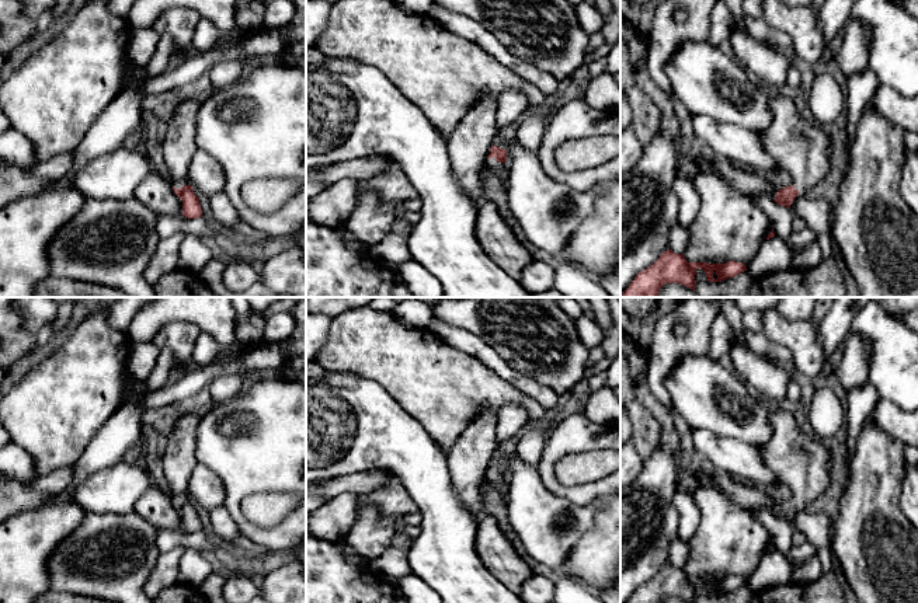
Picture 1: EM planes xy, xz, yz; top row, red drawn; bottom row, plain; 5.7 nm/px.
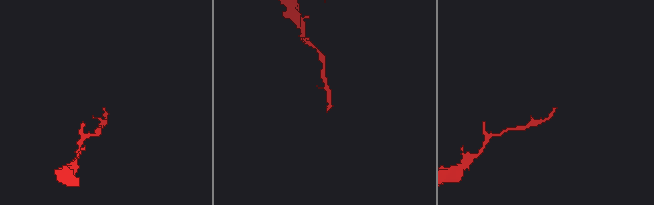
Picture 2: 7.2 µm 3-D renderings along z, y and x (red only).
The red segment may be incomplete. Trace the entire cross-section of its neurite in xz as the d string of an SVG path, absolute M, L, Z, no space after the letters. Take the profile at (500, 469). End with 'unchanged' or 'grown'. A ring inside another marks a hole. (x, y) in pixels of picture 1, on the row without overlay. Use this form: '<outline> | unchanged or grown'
M491 460L487 471L487 484L490 484L497 492L507 494L507 464L497 460Z | grown

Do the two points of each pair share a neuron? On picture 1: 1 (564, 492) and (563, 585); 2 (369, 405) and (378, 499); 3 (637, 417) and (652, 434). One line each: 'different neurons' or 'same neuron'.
1: different neurons
2: different neurons
3: same neuron

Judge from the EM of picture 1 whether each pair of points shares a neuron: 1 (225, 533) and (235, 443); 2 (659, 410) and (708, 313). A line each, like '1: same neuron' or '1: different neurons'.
1: different neurons
2: different neurons

